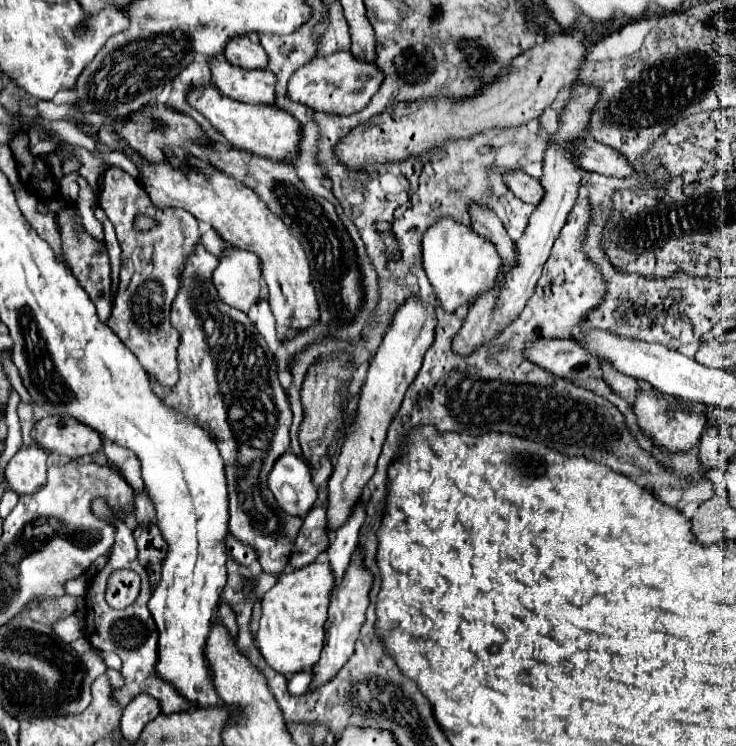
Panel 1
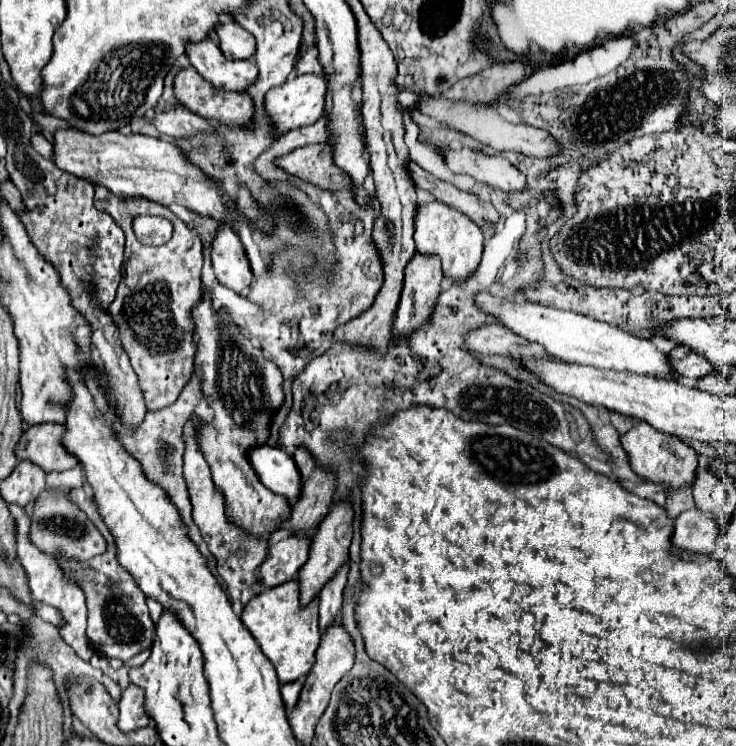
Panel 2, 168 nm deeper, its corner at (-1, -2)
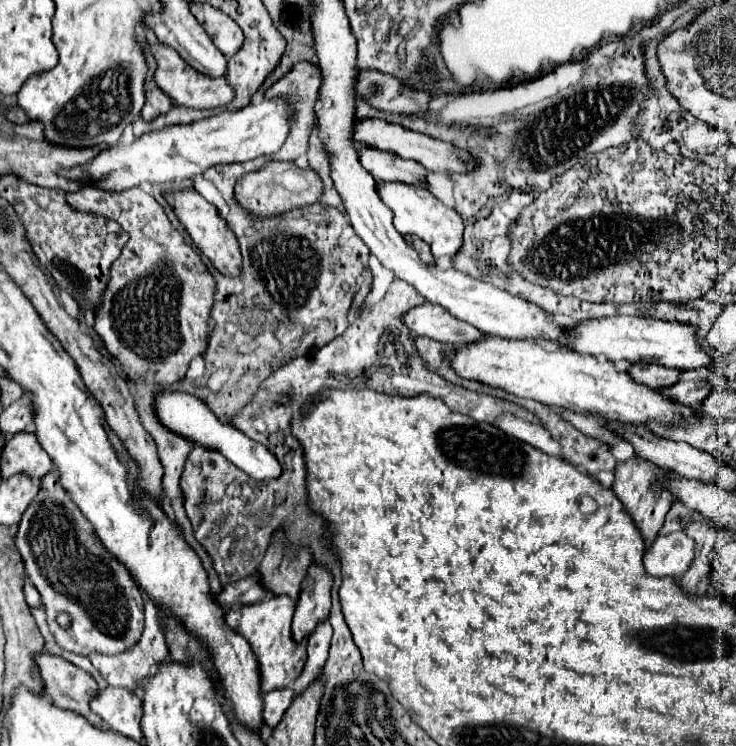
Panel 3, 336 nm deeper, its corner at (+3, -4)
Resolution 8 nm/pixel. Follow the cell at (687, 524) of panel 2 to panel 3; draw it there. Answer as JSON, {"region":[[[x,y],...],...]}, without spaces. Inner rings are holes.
{"region":[[[681,530],[657,536],[653,546],[643,554],[643,566],[649,576],[681,578],[693,560],[693,540]]]}

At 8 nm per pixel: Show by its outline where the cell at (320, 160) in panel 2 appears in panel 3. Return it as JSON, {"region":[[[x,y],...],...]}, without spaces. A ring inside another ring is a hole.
{"region":[[[269,162],[259,172],[245,174],[243,178],[237,180],[235,200],[239,200],[239,204],[257,218],[259,216],[261,218],[279,218],[291,210],[317,202],[321,188],[323,188],[323,184],[313,170],[299,170],[287,162]]]}

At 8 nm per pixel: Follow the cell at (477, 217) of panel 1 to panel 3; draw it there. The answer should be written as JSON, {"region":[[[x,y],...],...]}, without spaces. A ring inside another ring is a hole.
{"region":[[[361,148],[357,152],[359,152],[361,166],[371,176],[375,176],[375,180],[405,182],[405,184],[415,184],[421,188],[425,186],[427,170],[415,160],[405,160],[405,158],[393,156],[393,152],[381,152],[375,148]]]}

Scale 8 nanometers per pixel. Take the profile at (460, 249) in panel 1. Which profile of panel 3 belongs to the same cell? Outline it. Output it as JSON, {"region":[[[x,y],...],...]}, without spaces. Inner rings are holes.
{"region":[[[383,182],[377,184],[377,194],[385,206],[395,212],[395,228],[399,234],[415,234],[431,246],[433,256],[453,256],[461,248],[463,240],[463,220],[453,210],[439,202],[429,190],[417,188],[403,182]]]}

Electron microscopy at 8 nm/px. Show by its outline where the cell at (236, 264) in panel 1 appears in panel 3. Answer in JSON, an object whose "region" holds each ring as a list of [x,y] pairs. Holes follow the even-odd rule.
{"region":[[[191,188],[181,190],[181,192],[169,192],[169,194],[165,194],[165,200],[173,208],[177,220],[183,224],[183,228],[187,230],[187,234],[191,236],[195,246],[215,264],[215,268],[221,274],[235,276],[241,272],[241,252],[239,252],[237,238],[233,236],[227,222],[221,218],[221,214],[217,212],[217,208],[213,204],[209,204],[201,194],[197,194]]]}

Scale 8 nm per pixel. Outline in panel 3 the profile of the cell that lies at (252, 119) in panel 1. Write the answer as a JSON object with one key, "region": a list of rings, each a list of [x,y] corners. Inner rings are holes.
{"region":[[[155,42],[155,44],[147,44],[147,46],[149,46],[153,58],[157,60],[157,70],[153,74],[153,80],[175,104],[189,106],[189,108],[217,108],[217,106],[225,106],[233,100],[233,90],[223,76],[209,78],[207,74],[197,72],[173,48],[169,48],[163,42]]]}

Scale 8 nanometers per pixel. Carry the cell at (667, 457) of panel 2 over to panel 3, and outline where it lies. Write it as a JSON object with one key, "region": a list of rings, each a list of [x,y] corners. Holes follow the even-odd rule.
{"region":[[[631,458],[627,462],[617,462],[617,468],[615,468],[615,480],[613,480],[611,490],[623,502],[623,506],[631,514],[633,522],[637,524],[637,528],[639,528],[643,540],[645,540],[645,548],[649,548],[653,544],[653,540],[657,538],[657,532],[663,526],[663,518],[669,512],[671,502],[673,502],[673,496],[665,488],[661,488],[659,478],[663,476],[663,472],[665,470],[661,470],[655,464],[651,464],[647,460],[641,460],[641,458]]]}

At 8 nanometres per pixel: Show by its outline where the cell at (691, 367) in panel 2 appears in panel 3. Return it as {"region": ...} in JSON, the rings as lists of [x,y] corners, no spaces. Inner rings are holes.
{"region":[[[633,364],[627,372],[629,376],[633,376],[633,380],[637,380],[637,384],[645,384],[653,390],[663,390],[671,384],[677,382],[679,378],[679,370],[675,368],[665,368],[665,366],[659,366],[659,364]]]}

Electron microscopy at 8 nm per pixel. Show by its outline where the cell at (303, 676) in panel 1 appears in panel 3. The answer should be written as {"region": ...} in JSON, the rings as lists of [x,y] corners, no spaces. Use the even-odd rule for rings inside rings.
{"region":[[[281,688],[277,692],[269,692],[263,696],[263,722],[271,730],[281,722],[281,716],[293,702],[293,690]]]}

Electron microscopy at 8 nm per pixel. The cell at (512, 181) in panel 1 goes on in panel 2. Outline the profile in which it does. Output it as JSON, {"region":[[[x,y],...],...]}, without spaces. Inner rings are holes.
{"region":[[[469,148],[447,150],[445,162],[455,174],[469,174],[477,182],[485,182],[507,194],[527,190],[525,174],[501,156],[485,156]]]}

